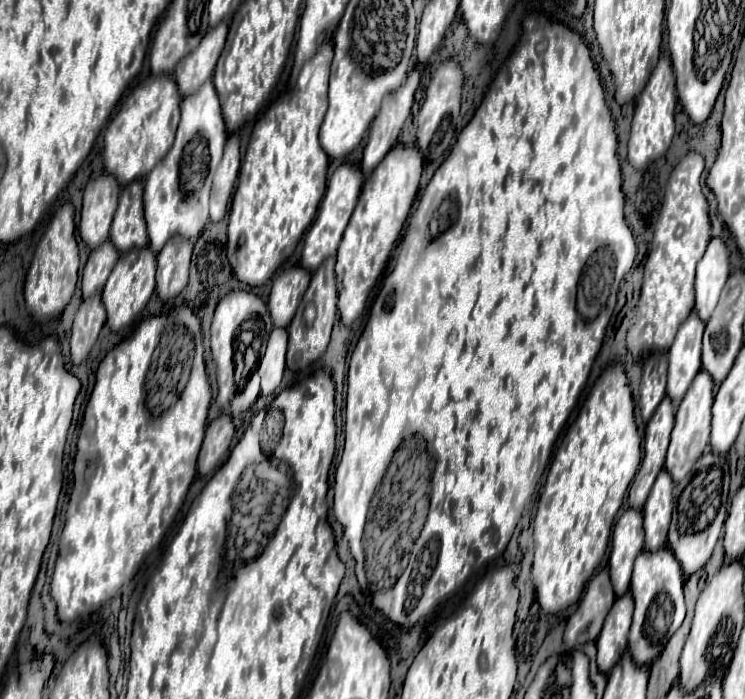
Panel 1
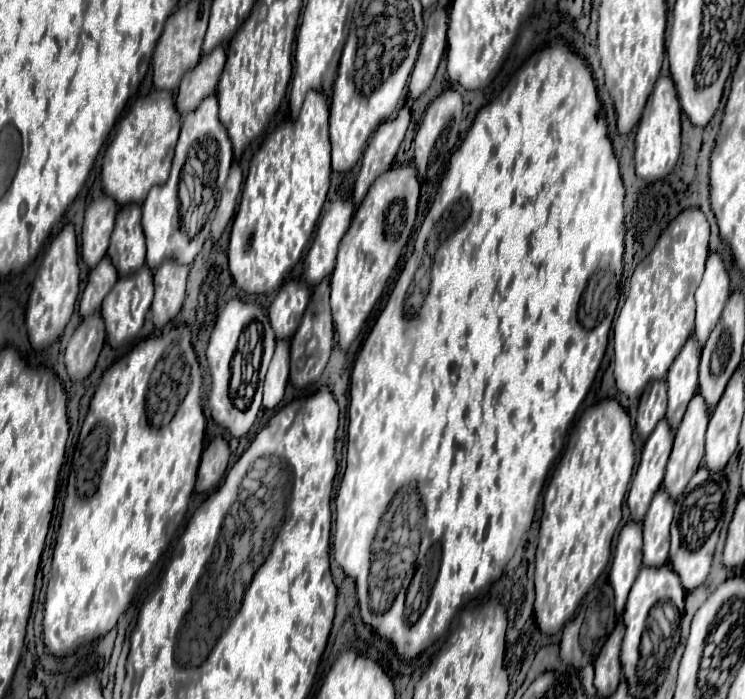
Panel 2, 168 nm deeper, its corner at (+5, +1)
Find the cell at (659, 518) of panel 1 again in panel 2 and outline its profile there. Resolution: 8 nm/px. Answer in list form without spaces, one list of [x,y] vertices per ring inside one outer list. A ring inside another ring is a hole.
[[[660,489],[644,517],[644,565],[660,567],[668,563],[670,549],[670,525],[674,519],[674,501],[664,489]]]

